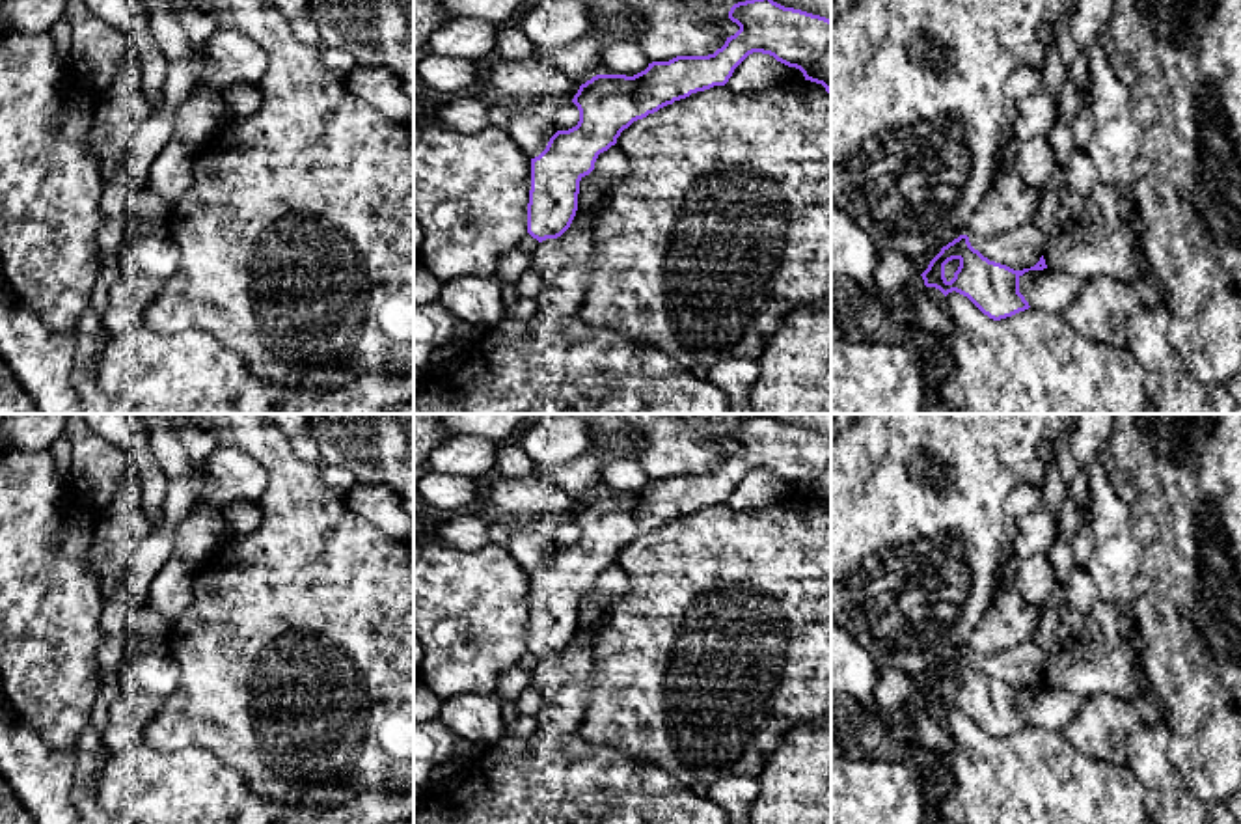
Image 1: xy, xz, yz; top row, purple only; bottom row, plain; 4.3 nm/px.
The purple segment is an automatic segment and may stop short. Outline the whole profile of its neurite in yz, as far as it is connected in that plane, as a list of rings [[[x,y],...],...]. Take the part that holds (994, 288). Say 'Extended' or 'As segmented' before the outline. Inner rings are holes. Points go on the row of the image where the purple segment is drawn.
As segmented. [[[960,235],[941,248],[921,276],[926,287],[935,287],[945,296],[956,291],[984,315],[1001,321],[1030,308],[1019,293],[1019,278],[1029,270],[1043,268],[1047,268],[1043,255],[1023,270],[989,261],[971,246],[967,235]]]

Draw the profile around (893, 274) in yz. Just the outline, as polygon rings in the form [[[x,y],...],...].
[[[878,250],[876,287],[900,330],[907,330],[906,293],[917,274],[919,268],[906,255],[894,250]]]

